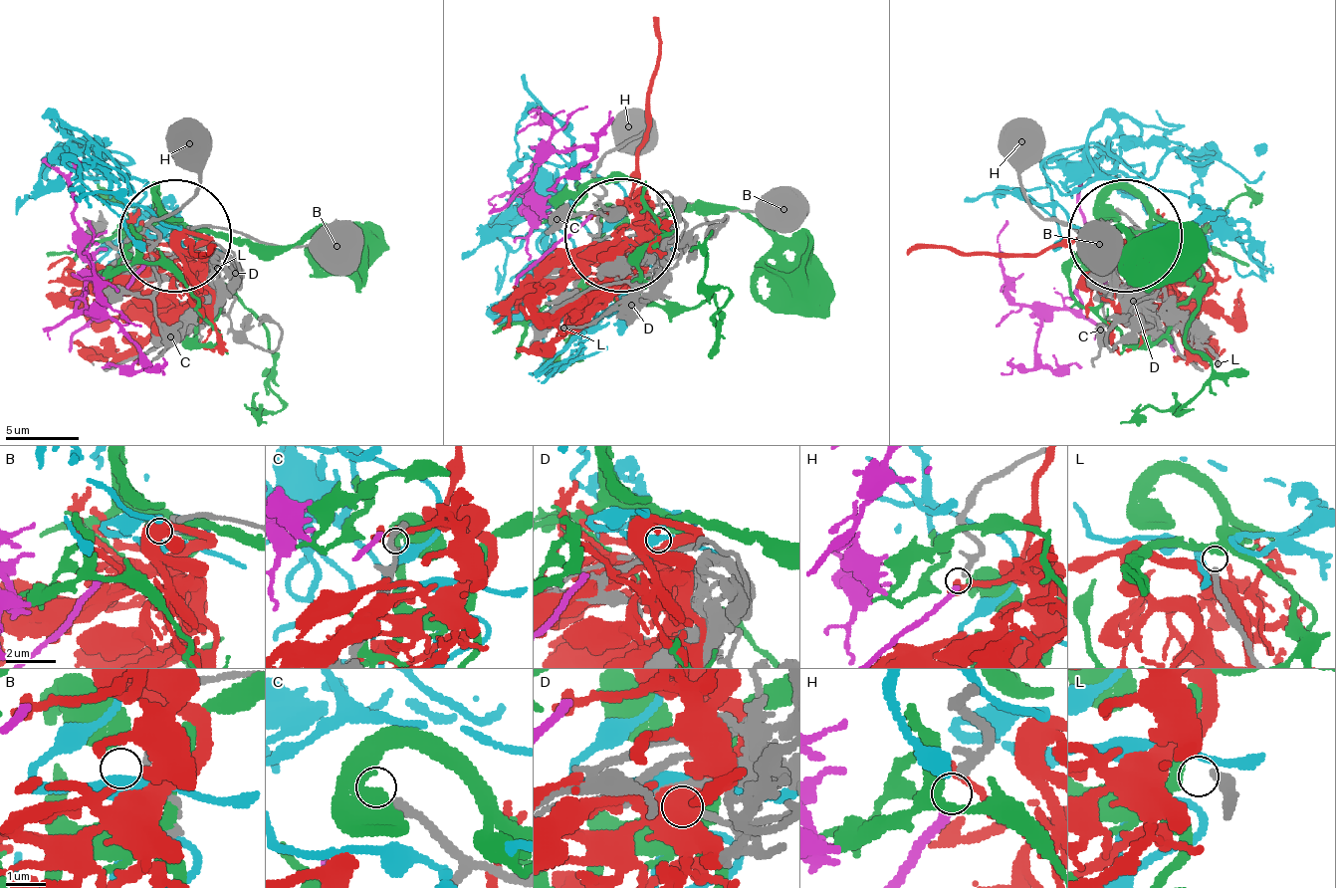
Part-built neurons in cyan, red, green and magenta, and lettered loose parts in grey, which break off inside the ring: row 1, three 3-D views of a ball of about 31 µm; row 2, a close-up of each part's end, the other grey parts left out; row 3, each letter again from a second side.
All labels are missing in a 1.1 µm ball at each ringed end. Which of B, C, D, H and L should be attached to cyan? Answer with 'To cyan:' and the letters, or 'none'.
To cyan: D

